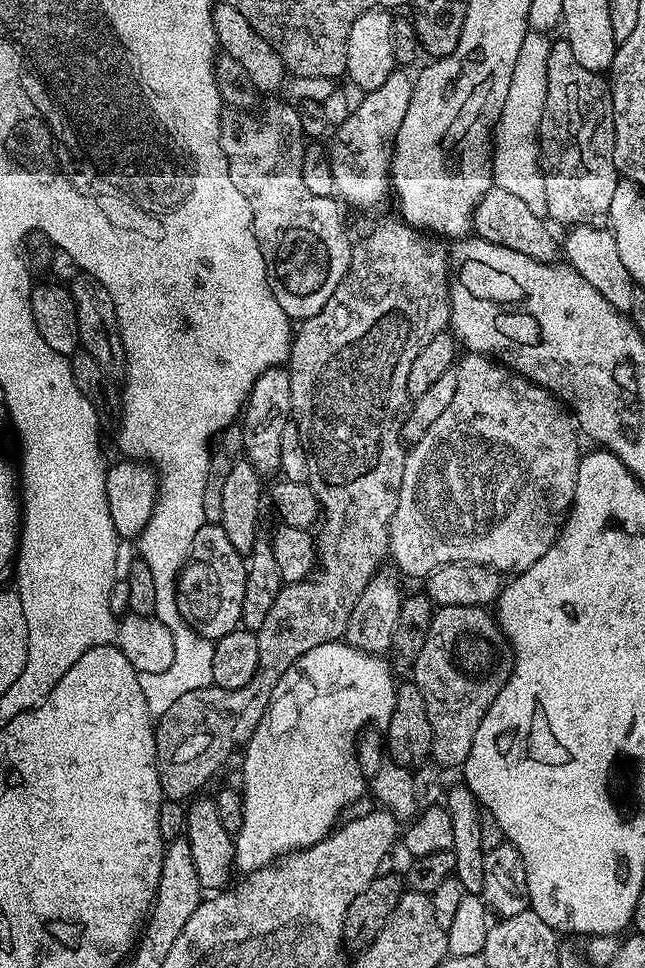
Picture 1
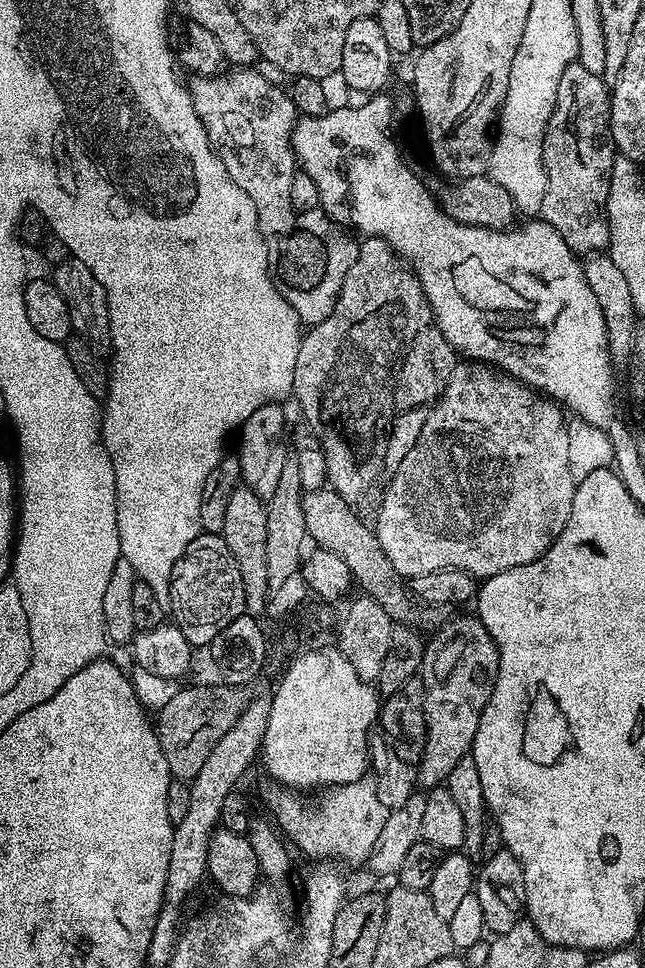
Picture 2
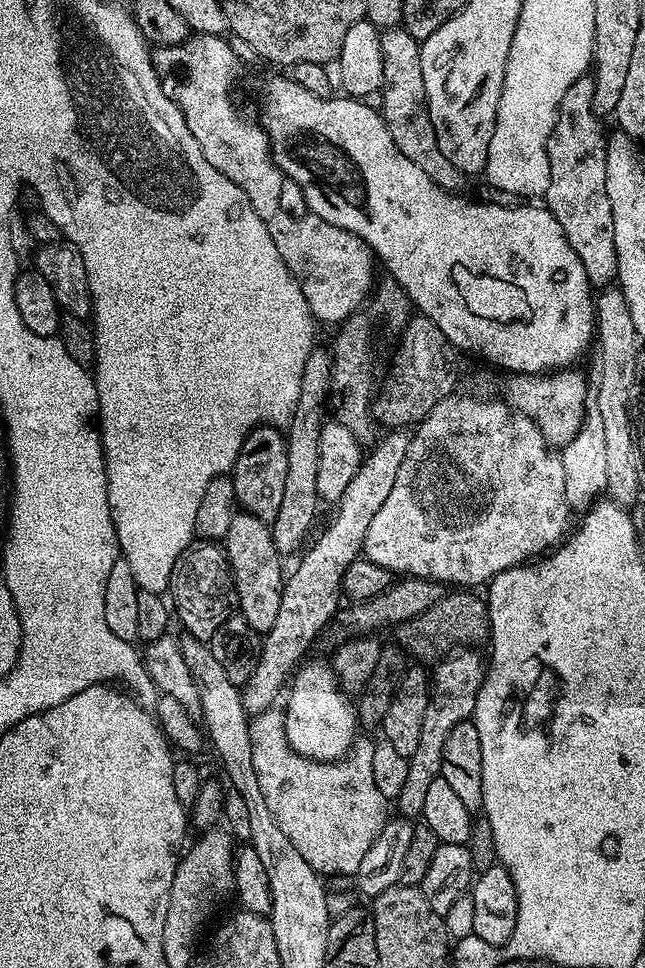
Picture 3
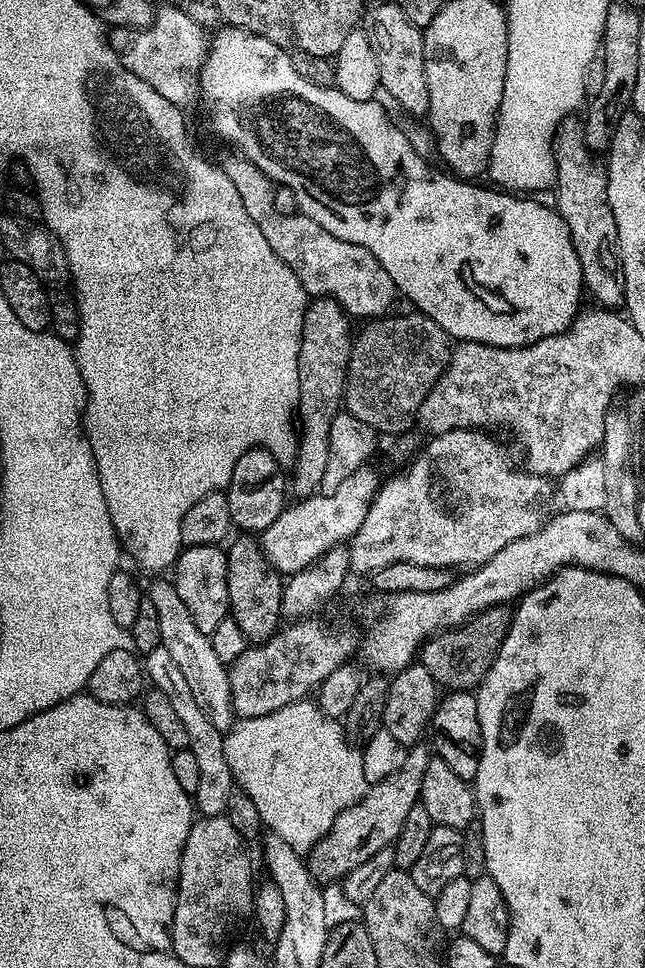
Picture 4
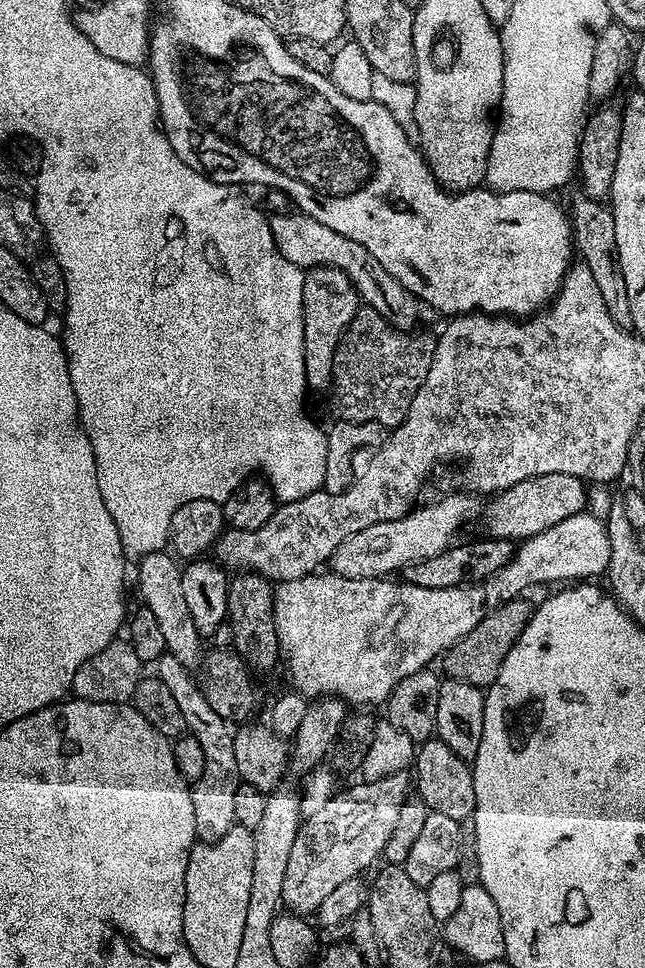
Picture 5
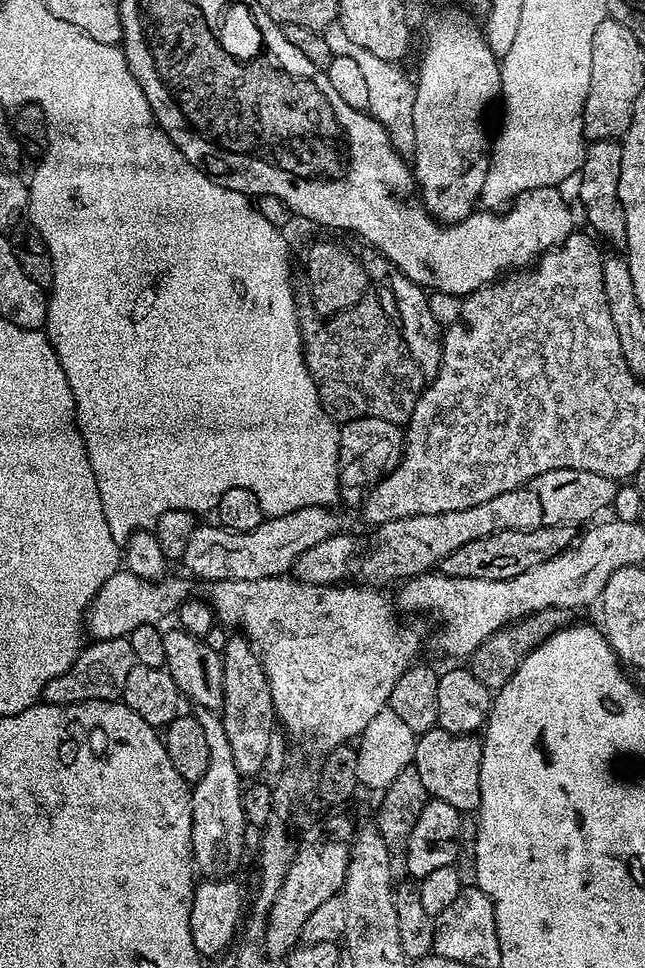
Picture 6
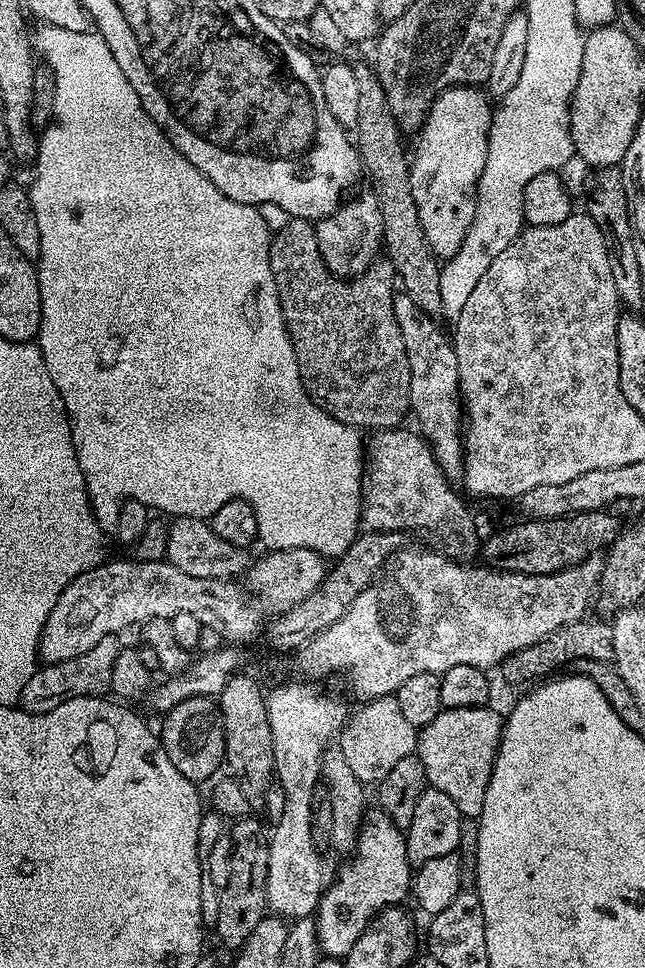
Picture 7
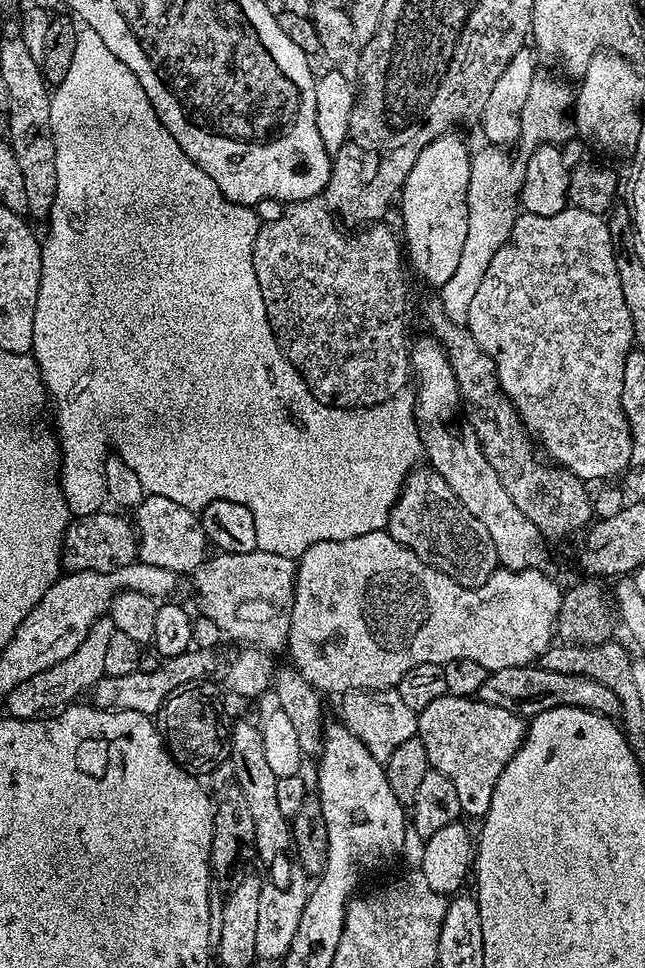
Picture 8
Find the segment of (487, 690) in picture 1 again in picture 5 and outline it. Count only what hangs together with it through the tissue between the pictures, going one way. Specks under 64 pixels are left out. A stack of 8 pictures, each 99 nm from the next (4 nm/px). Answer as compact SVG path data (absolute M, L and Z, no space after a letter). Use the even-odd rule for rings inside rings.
M407 771L390 774L390 778L364 780L360 784L342 787L329 800L314 812L309 813L301 823L298 838L294 838L294 846L290 846L290 859L286 861L286 879L282 881L282 904L293 914L315 914L319 906L342 882L356 877L363 877L363 872L375 860L384 855L386 842L390 842L390 834L394 834L394 826L398 823L398 814L402 811L404 801L410 796L410 776Z

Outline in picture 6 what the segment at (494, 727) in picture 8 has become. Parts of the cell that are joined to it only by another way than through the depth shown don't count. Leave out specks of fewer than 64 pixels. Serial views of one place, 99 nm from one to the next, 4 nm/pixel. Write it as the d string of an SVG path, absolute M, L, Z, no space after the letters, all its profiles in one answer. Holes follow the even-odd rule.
M439 726L421 732L412 762L431 799L446 802L460 813L475 813L479 809L482 743L475 735L450 734Z

